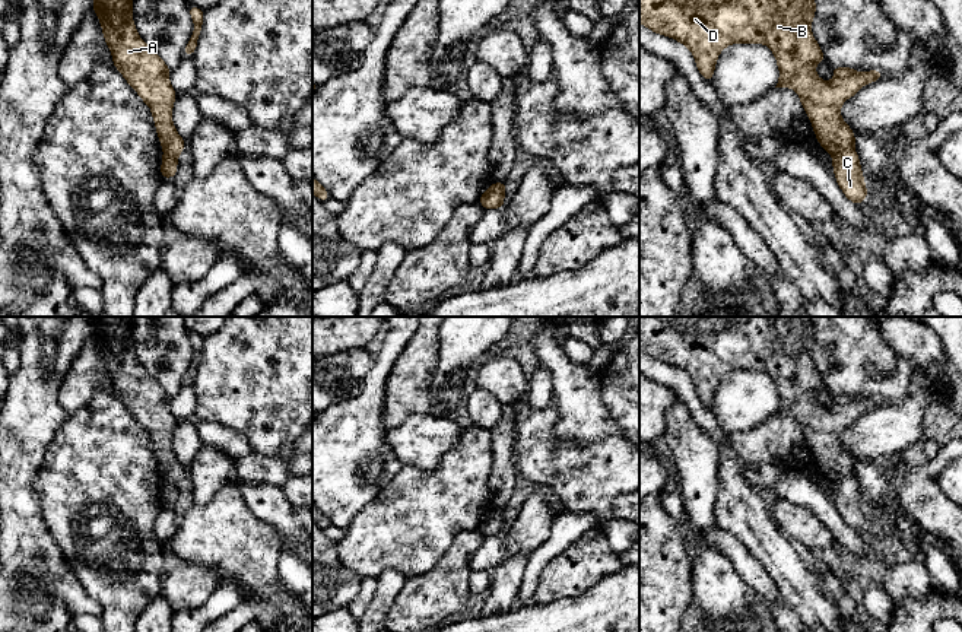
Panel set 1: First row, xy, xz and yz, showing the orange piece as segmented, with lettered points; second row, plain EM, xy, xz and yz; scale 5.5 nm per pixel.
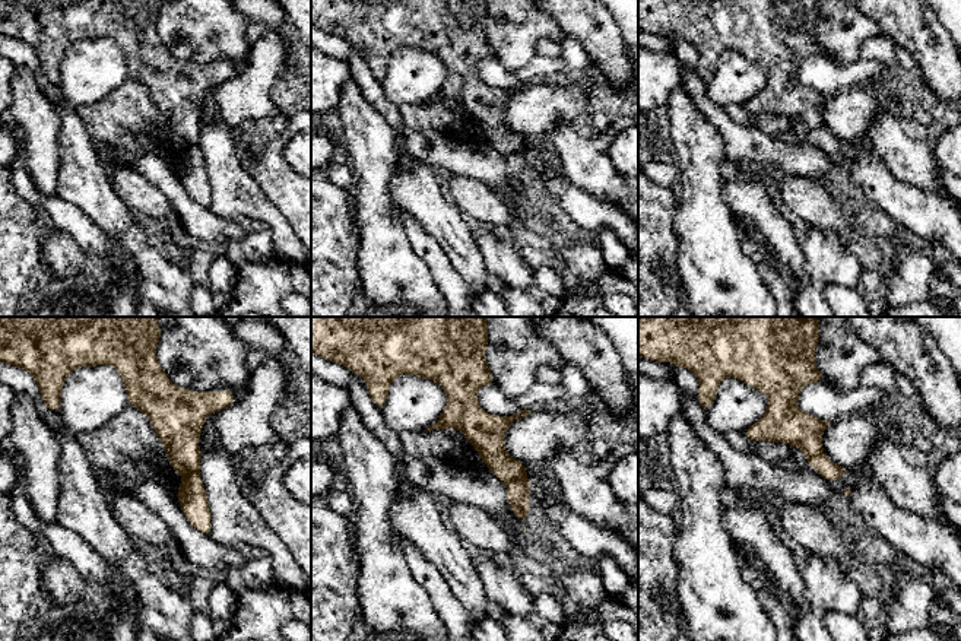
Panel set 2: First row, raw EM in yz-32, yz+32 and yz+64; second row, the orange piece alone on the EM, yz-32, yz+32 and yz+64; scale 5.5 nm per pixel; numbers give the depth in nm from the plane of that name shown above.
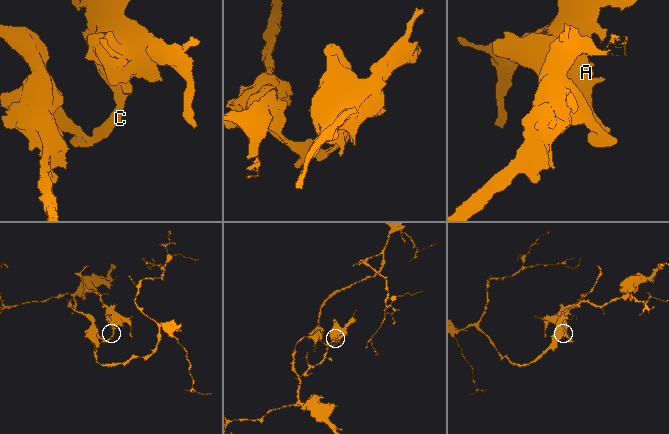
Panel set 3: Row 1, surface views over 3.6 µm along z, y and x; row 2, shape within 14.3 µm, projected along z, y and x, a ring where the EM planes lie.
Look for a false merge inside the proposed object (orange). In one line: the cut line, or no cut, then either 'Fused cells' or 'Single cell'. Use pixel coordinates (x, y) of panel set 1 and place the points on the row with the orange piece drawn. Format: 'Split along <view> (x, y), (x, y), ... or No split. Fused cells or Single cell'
Split along yz (853, 146), (838, 151), (832, 156). Fused cells

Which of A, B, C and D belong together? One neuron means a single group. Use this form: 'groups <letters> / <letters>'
groups A B D / C

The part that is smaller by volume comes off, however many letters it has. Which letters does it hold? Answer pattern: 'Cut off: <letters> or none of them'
Cut off: A, B, D

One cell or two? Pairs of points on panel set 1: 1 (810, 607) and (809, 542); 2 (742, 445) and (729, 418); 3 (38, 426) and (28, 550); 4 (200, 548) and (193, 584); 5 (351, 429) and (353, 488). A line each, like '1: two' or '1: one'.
1: two
2: two
3: one
4: two
5: one

